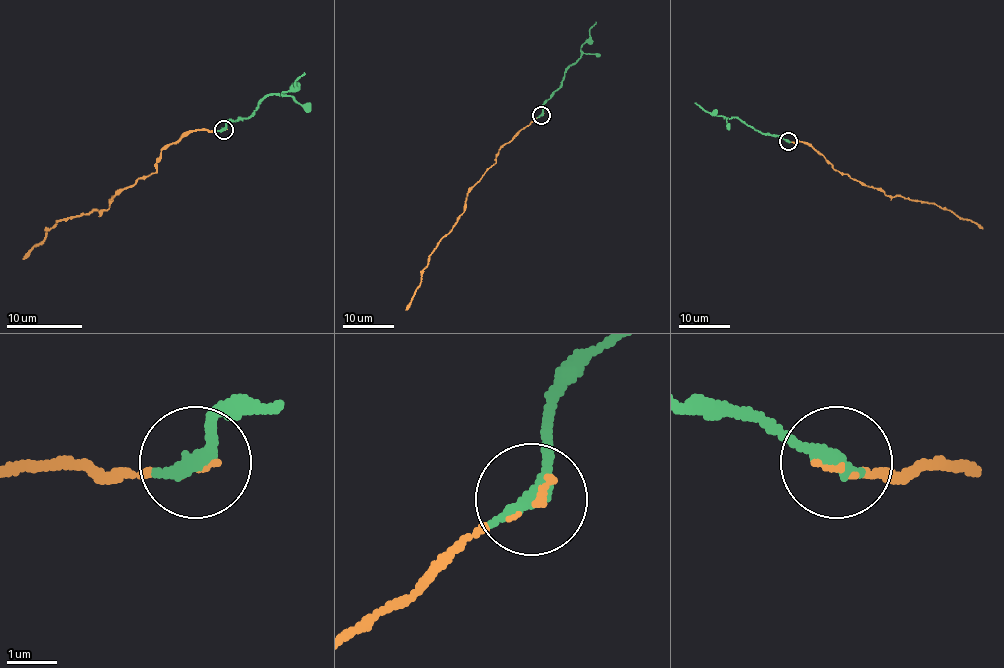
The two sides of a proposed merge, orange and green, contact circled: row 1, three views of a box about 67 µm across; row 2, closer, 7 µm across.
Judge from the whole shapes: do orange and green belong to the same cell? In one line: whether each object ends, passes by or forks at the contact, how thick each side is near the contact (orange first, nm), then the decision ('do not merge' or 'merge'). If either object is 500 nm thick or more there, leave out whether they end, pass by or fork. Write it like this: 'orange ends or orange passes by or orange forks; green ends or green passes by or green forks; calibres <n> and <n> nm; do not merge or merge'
orange ends; green ends; calibres 90 and 400 nm; merge

